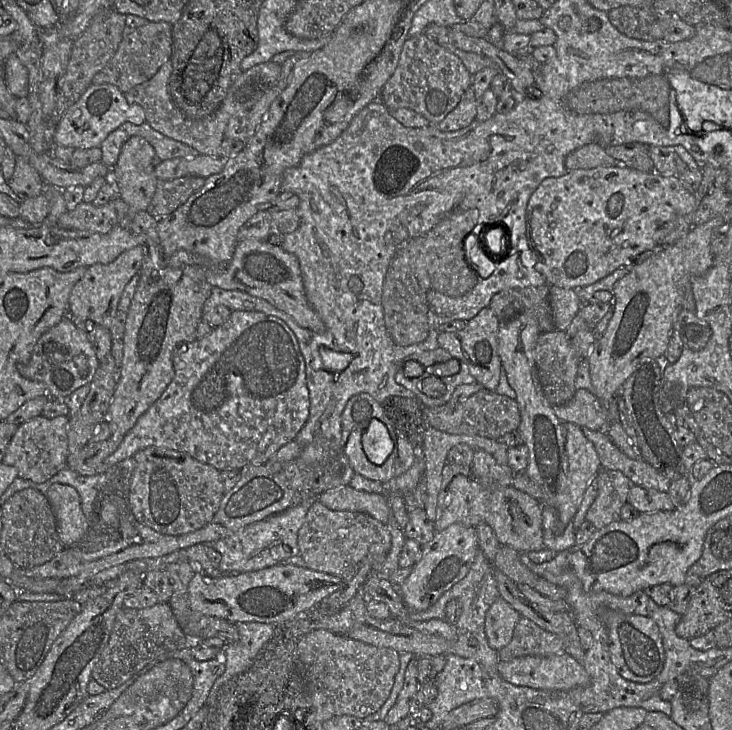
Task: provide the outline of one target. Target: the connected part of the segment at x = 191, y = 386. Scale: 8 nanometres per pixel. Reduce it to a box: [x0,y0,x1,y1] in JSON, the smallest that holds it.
[104,311,309,471]

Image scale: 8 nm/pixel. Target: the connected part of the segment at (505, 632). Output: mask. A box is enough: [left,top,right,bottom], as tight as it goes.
[485,597,520,651]

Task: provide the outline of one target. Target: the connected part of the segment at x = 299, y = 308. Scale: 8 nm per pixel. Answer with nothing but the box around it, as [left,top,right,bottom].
[206,239,326,333]

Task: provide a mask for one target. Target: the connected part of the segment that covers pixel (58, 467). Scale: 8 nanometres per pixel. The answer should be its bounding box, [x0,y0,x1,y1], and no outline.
[3,415,68,483]

